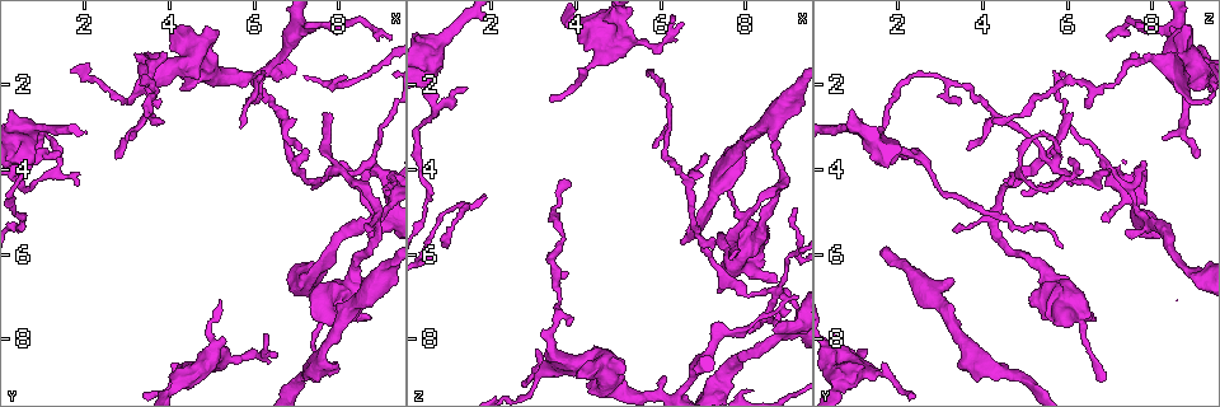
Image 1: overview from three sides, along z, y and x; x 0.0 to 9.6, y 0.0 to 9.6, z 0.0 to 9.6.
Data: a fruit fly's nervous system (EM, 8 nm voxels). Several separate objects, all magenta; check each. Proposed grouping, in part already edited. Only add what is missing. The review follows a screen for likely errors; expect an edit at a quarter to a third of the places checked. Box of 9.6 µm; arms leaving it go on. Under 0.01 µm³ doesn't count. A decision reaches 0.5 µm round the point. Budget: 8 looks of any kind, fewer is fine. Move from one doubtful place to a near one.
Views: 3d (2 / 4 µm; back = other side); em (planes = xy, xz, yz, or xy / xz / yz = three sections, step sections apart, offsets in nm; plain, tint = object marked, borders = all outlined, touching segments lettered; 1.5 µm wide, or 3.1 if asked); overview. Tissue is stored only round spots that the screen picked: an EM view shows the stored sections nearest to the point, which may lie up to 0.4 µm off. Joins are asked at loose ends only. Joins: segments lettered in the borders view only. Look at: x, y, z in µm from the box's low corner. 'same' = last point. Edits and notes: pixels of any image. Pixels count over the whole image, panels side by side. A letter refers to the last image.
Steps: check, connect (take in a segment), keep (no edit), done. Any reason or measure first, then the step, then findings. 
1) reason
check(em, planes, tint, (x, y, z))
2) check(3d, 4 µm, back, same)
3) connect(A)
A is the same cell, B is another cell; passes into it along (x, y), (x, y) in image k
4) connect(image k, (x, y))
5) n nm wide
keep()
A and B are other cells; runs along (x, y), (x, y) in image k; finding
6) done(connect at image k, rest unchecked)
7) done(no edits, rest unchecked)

check(3d, 2 µm, (8.60, 6.70, 3.30))

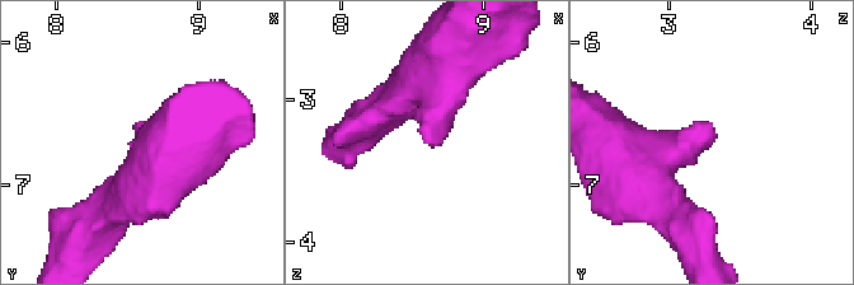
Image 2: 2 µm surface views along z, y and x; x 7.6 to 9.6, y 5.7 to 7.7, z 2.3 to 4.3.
shape alone is not enough
check(em, planes, borders, (8.62, 6.66, 3.32))

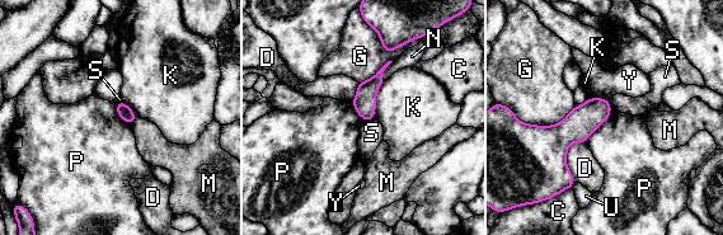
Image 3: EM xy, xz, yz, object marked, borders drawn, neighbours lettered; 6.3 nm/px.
keep()
C, D, G, K, M, N, P, S, U and Y are other cells; border along (611, 108), (610, 116), (586, 142) in image 3; no lettered segment goes on from it

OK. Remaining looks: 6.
an open end
check(3d, 2 µm, (5.75, 2.40, 3.50))

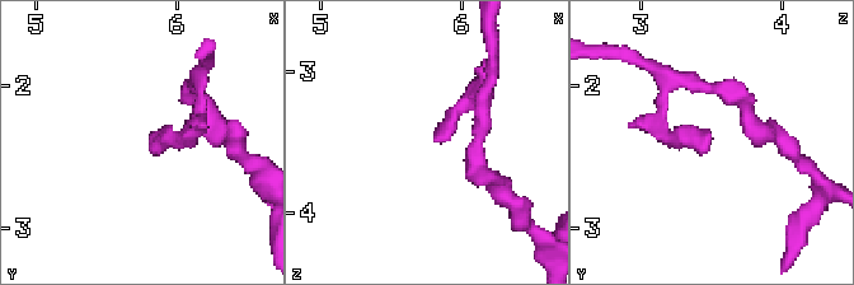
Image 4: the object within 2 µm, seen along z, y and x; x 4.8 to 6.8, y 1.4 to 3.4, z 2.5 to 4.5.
now the EM
check(em, planes, plain, (5.80, 2.38, 3.48))

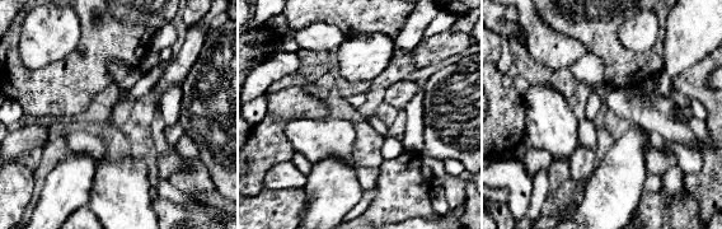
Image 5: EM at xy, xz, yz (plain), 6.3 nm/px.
check(em, planes, borders, same)

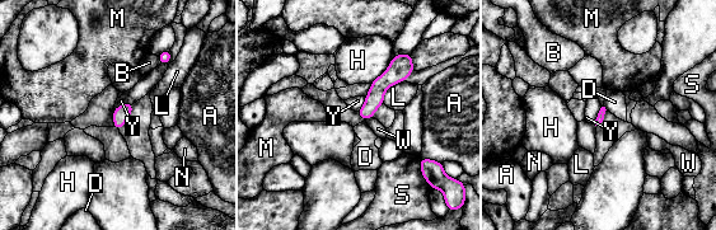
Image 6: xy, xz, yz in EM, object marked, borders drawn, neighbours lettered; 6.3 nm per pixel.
H touches over 240 nm
keep()
A, B, D, H, L, M, N, S, W and Y are other cells; runs along (408, 57), (377, 89), (363, 114) in image 6; no lettered segment goes on from it

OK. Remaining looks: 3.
tapers out
check(3d, 4 µm, (5.65, 2.95, 1.65))

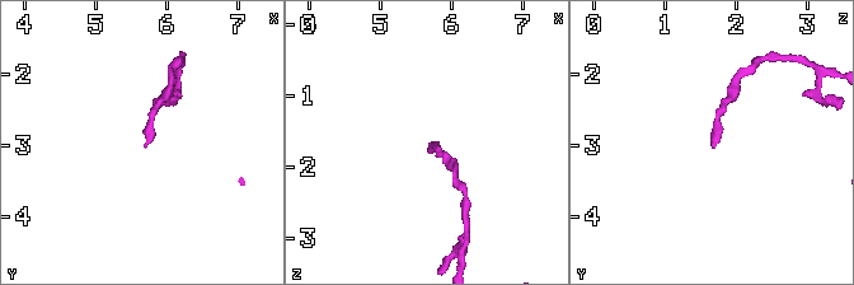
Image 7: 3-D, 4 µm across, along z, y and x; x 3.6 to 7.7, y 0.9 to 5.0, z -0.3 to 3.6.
check(em, xz, step 4, borders, (5.70, 3.05, 1.65))

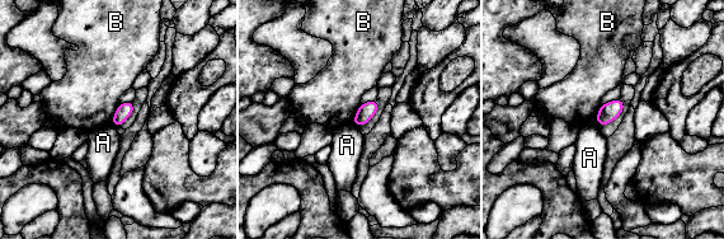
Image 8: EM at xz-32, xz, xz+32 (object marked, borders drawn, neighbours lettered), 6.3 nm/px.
keep()
A and B are other cells; border along (120, 102), (111, 123) in image 8; no lettered segment goes on from it

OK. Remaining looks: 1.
done(no edits, rest unchecked)

